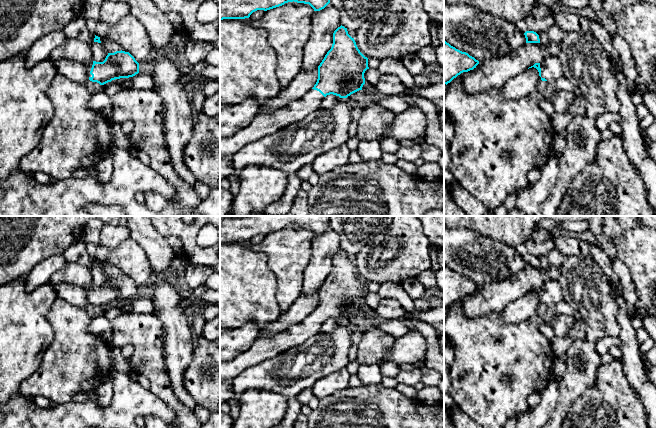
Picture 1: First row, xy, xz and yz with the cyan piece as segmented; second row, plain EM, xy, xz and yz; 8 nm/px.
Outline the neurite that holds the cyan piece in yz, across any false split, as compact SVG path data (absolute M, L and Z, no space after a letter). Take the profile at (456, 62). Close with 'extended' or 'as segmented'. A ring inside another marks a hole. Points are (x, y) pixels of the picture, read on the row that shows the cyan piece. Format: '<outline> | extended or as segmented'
M444 40L444 84L450 83L463 72L476 68L479 61Z | as segmented

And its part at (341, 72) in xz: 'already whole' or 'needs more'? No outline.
needs more

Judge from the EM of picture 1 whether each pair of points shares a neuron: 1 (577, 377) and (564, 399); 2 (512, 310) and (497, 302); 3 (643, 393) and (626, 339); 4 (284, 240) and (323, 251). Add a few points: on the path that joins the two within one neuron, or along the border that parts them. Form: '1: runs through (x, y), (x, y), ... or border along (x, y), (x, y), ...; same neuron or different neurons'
1: runs through (575, 382), (567, 394); same neuron
2: border along (525, 294), (509, 302), (501, 310); different neurons
3: runs through (638, 380), (634, 373), (630, 352); same neuron
4: border along (315, 235), (312, 240), (309, 262), (303, 270); different neurons

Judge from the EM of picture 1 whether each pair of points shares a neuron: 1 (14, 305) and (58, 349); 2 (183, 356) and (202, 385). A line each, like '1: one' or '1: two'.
1: two
2: two

